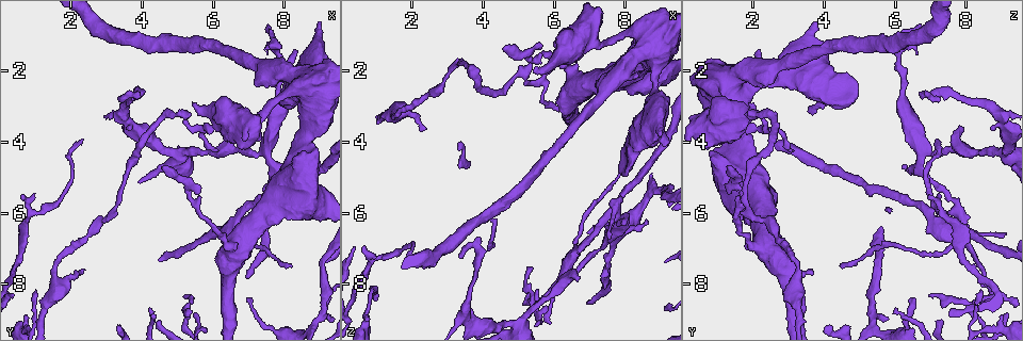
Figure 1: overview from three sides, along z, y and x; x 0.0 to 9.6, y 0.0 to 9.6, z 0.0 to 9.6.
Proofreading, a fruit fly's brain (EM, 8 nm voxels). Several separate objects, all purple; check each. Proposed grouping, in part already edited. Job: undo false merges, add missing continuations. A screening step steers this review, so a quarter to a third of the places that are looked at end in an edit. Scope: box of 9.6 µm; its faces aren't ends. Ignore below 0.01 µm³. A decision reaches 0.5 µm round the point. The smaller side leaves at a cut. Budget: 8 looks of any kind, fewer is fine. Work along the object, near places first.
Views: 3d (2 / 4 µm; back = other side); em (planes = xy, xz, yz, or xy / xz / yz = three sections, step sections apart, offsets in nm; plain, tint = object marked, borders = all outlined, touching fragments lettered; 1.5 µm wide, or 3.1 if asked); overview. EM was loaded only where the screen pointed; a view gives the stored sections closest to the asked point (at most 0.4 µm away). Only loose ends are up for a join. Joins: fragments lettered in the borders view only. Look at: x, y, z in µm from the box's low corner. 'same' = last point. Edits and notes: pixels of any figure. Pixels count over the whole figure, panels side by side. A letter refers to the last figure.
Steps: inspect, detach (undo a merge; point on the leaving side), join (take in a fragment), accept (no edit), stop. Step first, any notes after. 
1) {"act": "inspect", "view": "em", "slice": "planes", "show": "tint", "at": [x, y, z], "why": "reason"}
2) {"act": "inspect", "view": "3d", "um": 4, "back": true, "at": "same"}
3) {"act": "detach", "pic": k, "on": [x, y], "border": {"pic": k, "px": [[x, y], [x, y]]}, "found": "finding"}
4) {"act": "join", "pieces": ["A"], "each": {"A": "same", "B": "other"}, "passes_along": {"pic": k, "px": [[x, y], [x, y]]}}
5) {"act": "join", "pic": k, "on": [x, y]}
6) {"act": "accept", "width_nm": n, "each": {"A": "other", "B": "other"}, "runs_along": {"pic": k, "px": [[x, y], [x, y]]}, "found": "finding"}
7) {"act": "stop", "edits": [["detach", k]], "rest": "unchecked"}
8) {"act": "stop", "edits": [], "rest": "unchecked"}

{"act": "inspect", "view": "3d", "um": 2, "at": [9.00, 0.60, 3.75], "why": "free end"}

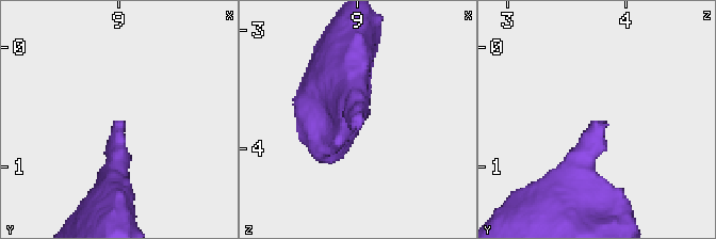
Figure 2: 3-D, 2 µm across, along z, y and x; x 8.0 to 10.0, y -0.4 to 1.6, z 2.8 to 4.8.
{"act": "inspect", "view": "em", "slice": "planes", "show": "plain", "at": [9.04, 0.60, 3.76]}

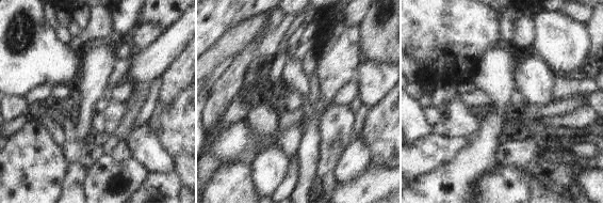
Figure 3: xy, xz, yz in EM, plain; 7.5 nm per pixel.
{"act": "inspect", "view": "em", "slice": "planes", "show": "borders", "at": "same"}

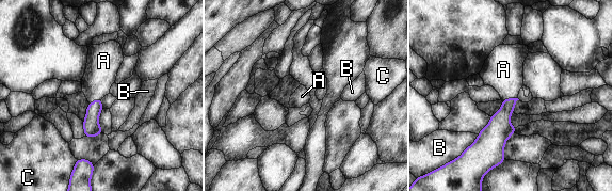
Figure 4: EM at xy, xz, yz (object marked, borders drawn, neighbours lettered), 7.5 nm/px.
{"act": "join", "pieces": ["A"], "each": {"A": "same", "B": "other", "C": "other"}, "passes_along": {"pic": 4, "px": [[499, 129], [510, 98], [503, 69]]}, "found": "it goes on there"}

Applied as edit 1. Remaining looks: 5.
{"act": "inspect", "view": "3d", "um": 2, "at": [5.65, 3.70, 2.35], "why": "sharp bend"}

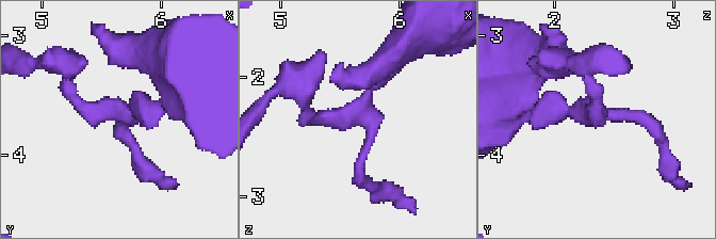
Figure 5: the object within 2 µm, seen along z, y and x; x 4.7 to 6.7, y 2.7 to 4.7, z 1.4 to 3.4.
{"act": "inspect", "view": "em", "slice": "planes", "show": "tint", "at": [5.62, 3.64, 2.28], "why": "need the tissue"}

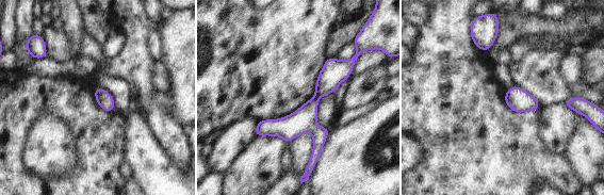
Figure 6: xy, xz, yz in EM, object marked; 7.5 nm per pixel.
{"act": "inspect", "view": "em", "slice": "planes", "show": "borders", "at": "same"}

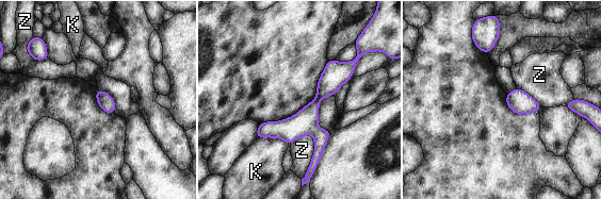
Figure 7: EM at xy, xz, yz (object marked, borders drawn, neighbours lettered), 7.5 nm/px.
{"act": "detach", "pic": 7, "on": [305, 121], "each": {"K": "other", "Z": "other"}, "part_leaving": {"pic": 7, "px": [[314, 102], [318, 154], [307, 179]]}, "found": "two cells meet here"}

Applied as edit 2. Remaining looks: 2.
{"act": "stop", "edits": [["join", 4], ["detach", 7]], "rest": "unchecked"}

